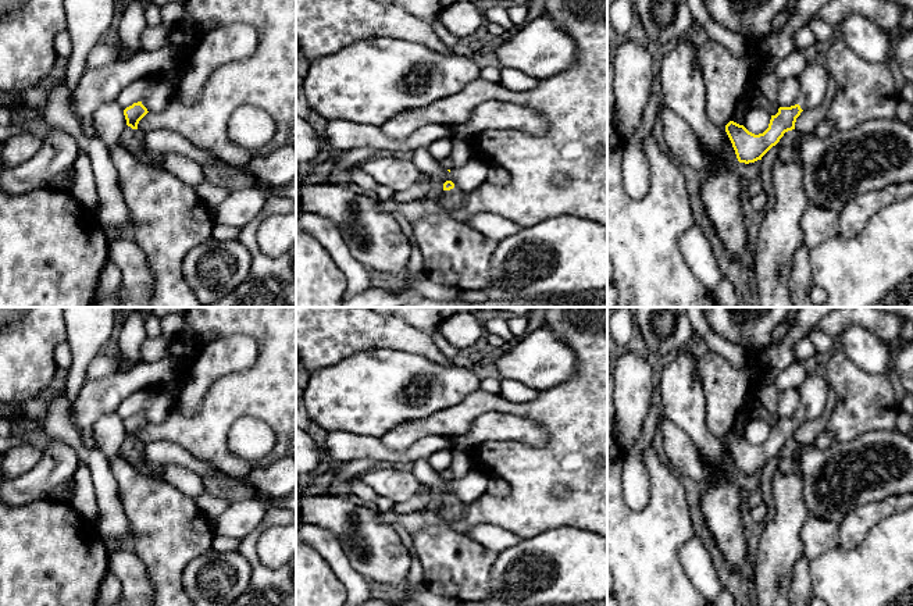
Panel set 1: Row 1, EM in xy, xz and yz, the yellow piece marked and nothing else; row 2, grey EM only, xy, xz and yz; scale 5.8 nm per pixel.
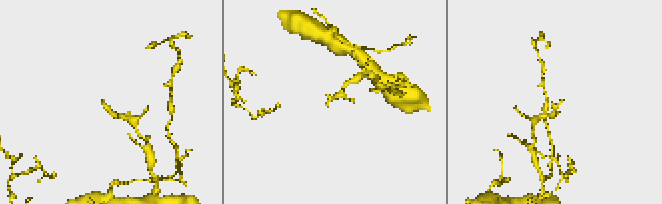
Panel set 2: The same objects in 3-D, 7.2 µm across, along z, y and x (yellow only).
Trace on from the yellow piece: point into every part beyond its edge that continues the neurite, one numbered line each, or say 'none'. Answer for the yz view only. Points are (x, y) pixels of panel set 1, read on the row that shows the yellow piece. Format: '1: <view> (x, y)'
1: yz (813, 81)

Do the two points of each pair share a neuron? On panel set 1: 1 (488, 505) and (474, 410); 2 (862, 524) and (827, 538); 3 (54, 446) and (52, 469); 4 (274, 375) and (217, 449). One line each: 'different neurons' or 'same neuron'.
1: same neuron
2: different neurons
3: same neuron
4: same neuron

